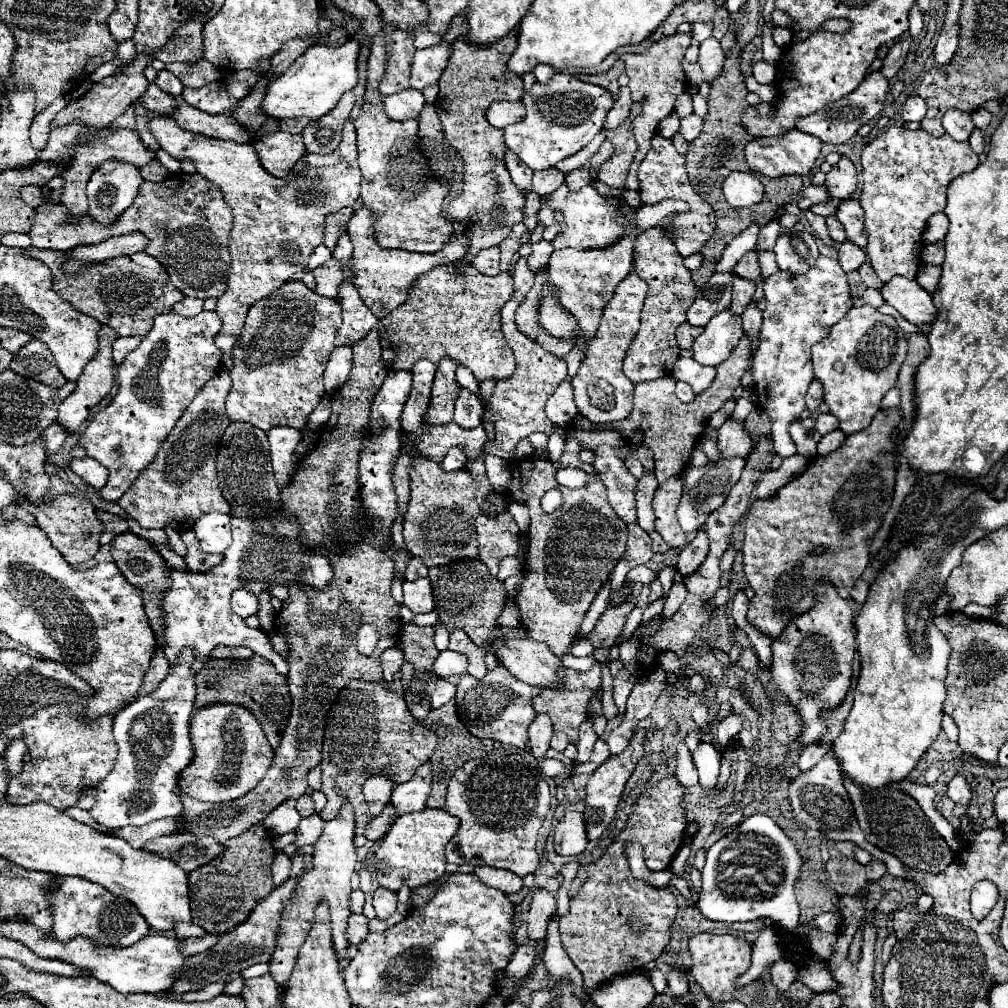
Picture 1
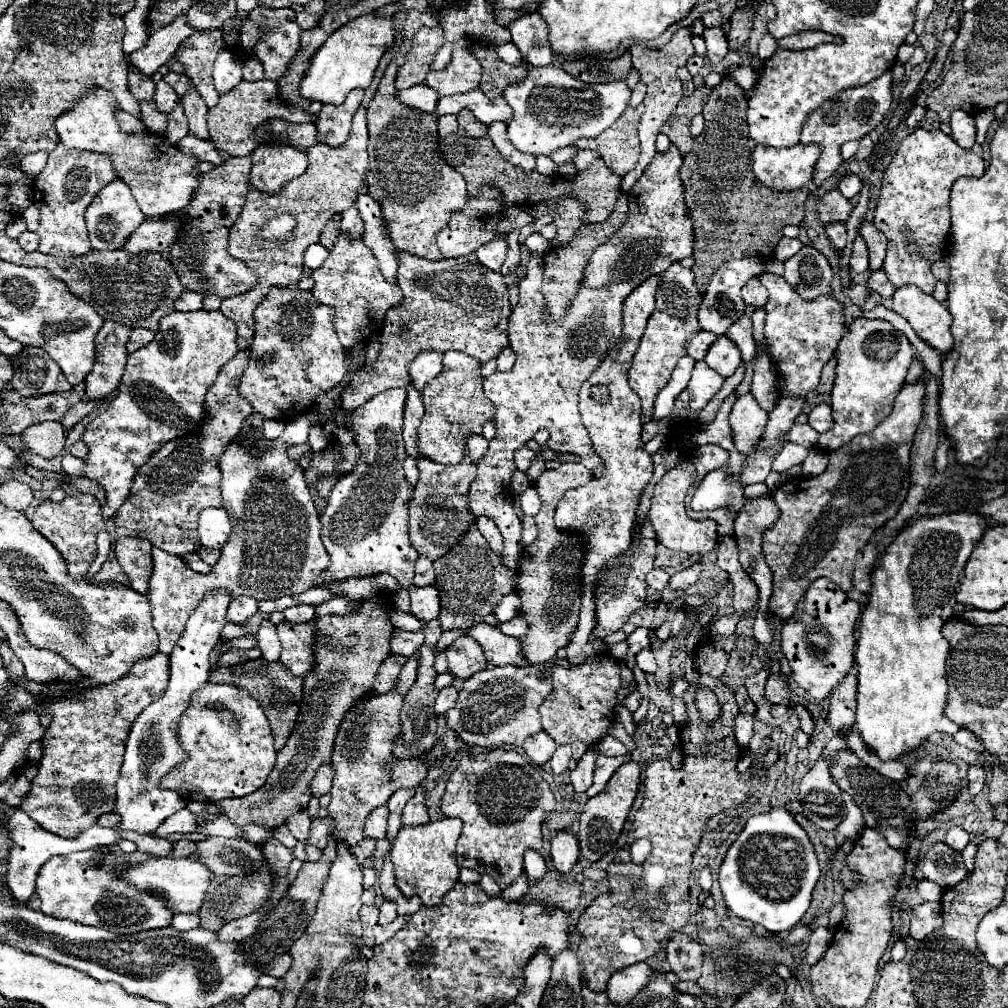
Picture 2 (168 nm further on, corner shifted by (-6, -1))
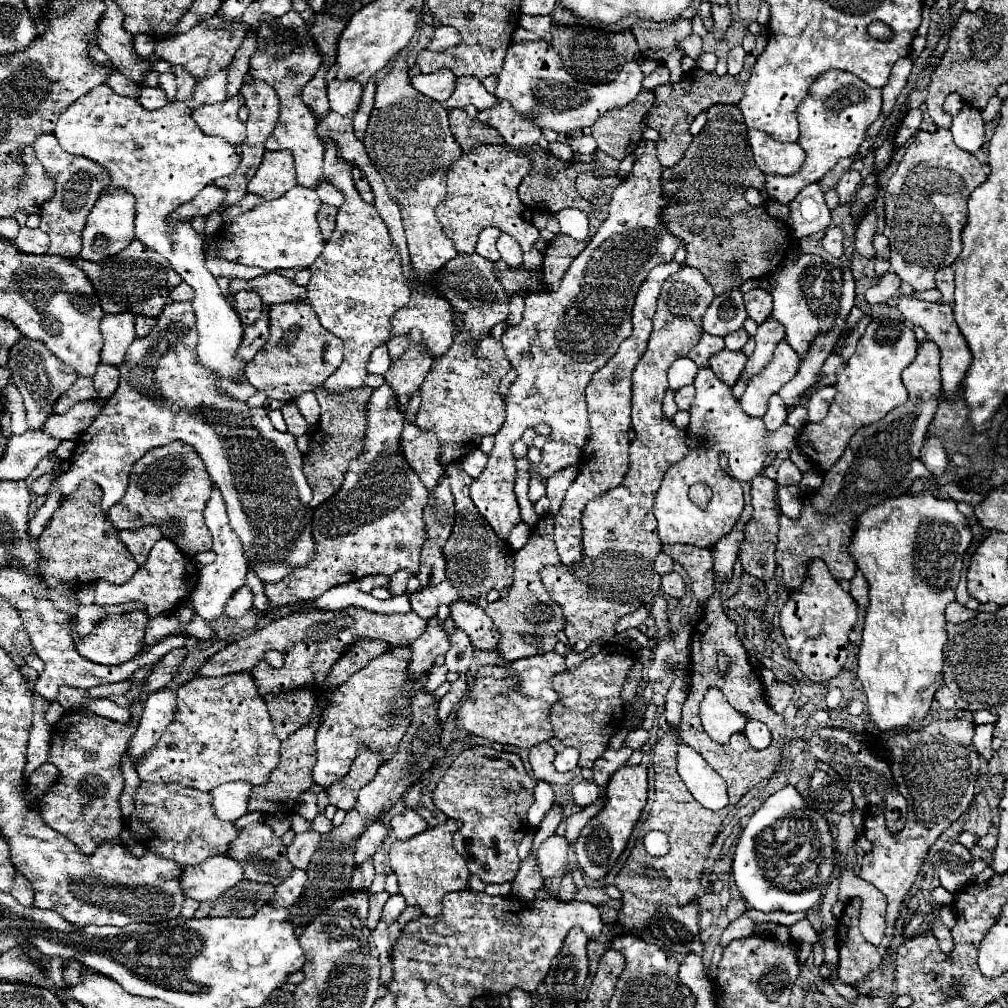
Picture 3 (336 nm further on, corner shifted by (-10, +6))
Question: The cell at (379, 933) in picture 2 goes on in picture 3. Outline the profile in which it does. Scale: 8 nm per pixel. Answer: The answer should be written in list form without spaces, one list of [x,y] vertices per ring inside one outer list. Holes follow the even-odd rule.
[[[383,922],[377,924],[377,928],[371,932],[373,936],[373,942],[379,950],[379,962],[381,962],[381,984],[387,984],[391,980],[391,964],[389,964],[389,952],[391,952],[391,946],[395,944],[397,936],[401,932],[401,926],[399,922],[387,926]]]

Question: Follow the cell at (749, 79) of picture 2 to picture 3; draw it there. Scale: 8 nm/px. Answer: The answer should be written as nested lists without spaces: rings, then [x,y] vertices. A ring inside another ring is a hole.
[[[735,46],[727,58],[729,64],[729,74],[737,76],[743,70],[743,60],[745,60],[745,50],[741,46]]]

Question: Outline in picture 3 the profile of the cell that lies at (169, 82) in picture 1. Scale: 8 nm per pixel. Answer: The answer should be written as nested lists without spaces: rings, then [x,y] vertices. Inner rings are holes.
[[[143,86],[141,90],[141,98],[139,98],[141,106],[147,110],[157,110],[161,106],[165,106],[169,100],[165,96],[165,92],[161,88],[151,88],[151,86]]]

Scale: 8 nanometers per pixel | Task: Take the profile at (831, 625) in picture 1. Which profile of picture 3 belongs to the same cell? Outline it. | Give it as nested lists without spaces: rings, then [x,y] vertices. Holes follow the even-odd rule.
[[[811,562],[811,574],[807,576],[807,582],[803,582],[803,586],[791,594],[779,618],[789,646],[789,656],[797,662],[799,670],[807,678],[813,682],[829,682],[841,672],[847,660],[849,632],[857,624],[859,608],[851,594],[845,592],[829,574],[825,562]]]

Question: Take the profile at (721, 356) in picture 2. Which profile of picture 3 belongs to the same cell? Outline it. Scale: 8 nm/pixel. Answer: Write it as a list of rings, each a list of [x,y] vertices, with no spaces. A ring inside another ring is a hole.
[[[723,348],[721,352],[717,352],[709,358],[711,370],[731,388],[735,386],[745,362],[747,362],[747,356],[743,352],[739,352],[739,350],[733,352],[733,350],[727,350],[727,348]]]

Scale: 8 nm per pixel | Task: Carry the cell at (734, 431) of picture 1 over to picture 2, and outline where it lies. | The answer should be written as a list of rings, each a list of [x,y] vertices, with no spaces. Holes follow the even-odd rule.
[[[745,393],[735,401],[729,415],[729,425],[733,429],[733,441],[737,451],[747,453],[751,445],[757,443],[763,435],[763,429],[767,425],[767,411],[759,407],[751,393]]]

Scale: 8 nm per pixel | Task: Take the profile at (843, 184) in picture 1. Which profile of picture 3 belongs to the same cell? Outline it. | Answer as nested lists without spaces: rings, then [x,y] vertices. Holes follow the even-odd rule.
[[[847,170],[847,172],[841,176],[839,184],[837,184],[839,202],[841,202],[841,204],[845,204],[845,202],[851,202],[859,186],[861,186],[861,174],[859,174],[857,170]]]

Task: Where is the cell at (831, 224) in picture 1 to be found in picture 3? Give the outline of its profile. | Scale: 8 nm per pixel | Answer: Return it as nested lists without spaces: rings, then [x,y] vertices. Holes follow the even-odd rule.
[[[829,228],[825,238],[823,238],[823,248],[835,256],[835,258],[841,258],[843,256],[843,230],[841,228]]]

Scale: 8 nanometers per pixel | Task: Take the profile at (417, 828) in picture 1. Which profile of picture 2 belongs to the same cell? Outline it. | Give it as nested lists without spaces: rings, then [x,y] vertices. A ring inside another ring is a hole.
[[[441,819],[435,823],[419,825],[419,827],[403,827],[393,845],[391,845],[391,861],[395,867],[397,887],[405,897],[421,897],[425,907],[435,907],[443,899],[443,895],[459,881],[459,867],[455,859],[455,843],[461,835],[459,819]]]

